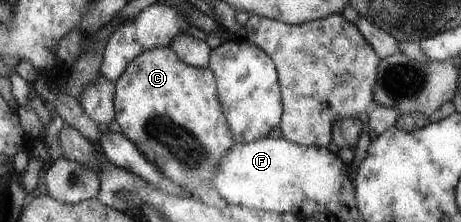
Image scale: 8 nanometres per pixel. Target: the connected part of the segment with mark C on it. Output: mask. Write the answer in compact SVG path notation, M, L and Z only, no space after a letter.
M153 47L132 60L116 80L115 120L163 174L192 195L207 191L222 156L236 143L209 68L185 64L169 47Z

